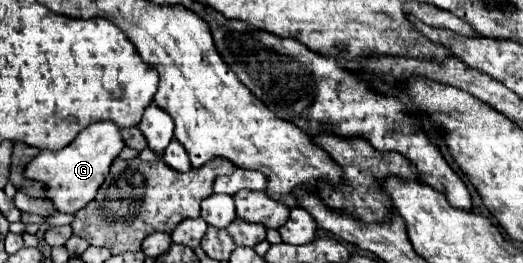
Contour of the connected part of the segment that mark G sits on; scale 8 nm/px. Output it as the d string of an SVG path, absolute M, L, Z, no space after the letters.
M110 120L94 122L84 128L68 146L62 150L42 150L28 166L26 178L40 180L46 184L46 196L54 202L58 212L78 212L90 200L94 200L98 188L108 176L110 164L118 158L120 150L124 148L124 140L120 136L120 128Z

